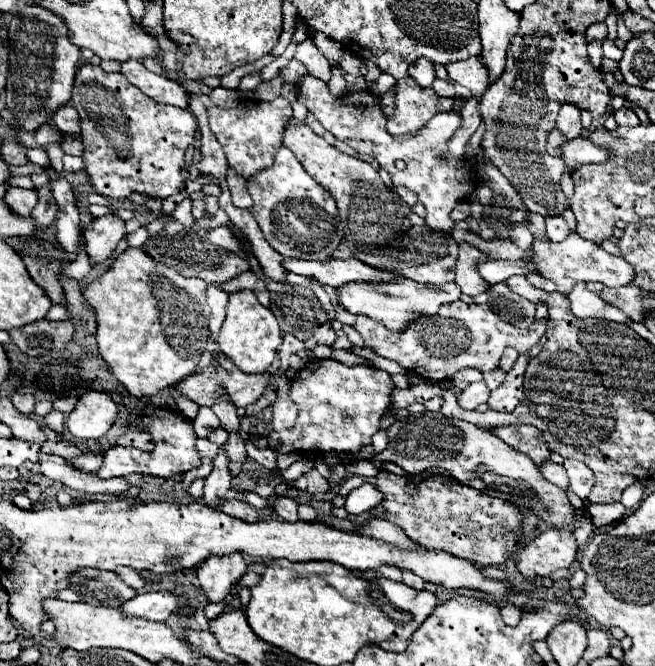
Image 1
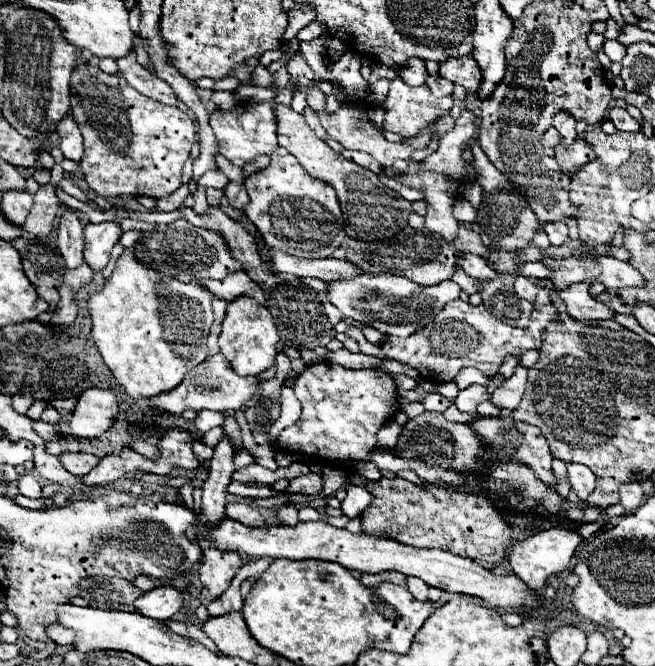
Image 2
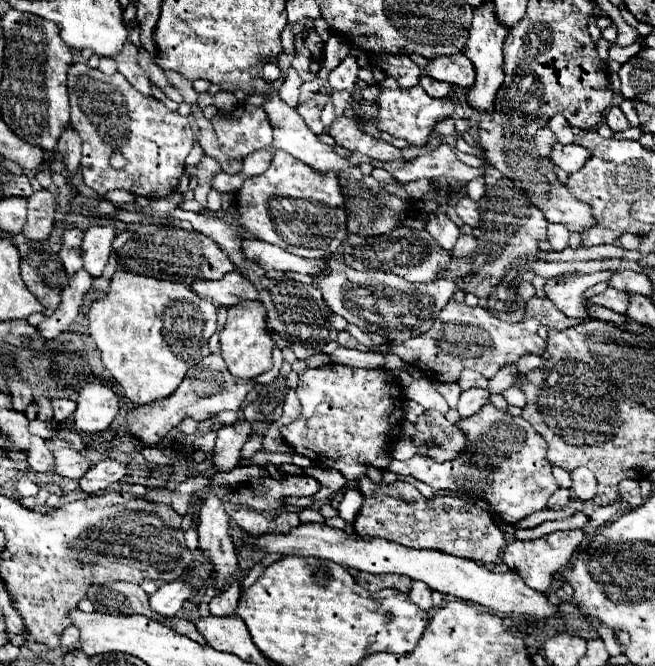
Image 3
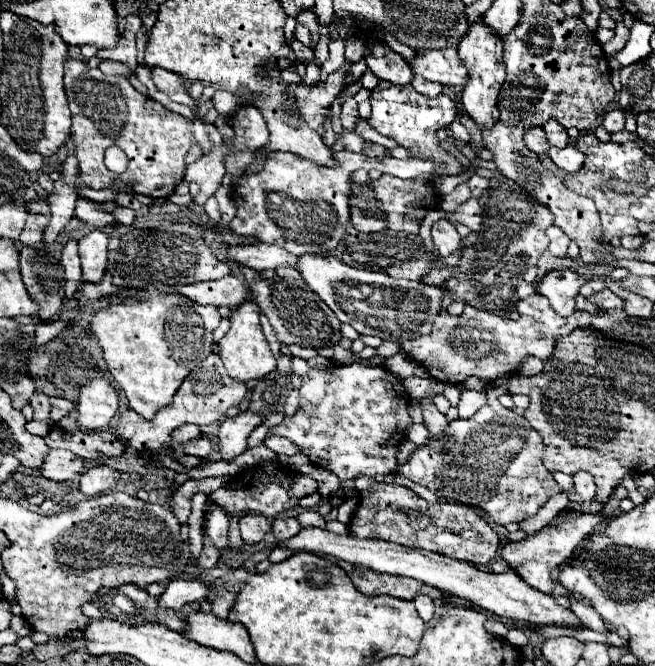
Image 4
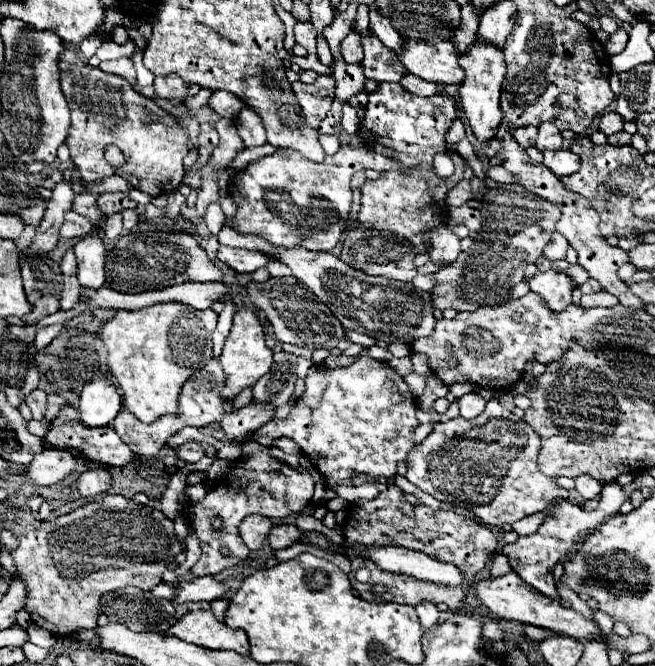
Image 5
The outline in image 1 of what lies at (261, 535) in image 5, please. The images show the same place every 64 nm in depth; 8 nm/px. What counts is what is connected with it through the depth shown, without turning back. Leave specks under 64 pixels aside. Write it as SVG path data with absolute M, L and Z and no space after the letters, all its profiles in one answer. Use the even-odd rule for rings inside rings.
M224 500L220 504L220 510L232 518L240 518L244 522L258 522L260 516L258 516L258 510L252 508L250 504L246 502L240 502L240 500Z

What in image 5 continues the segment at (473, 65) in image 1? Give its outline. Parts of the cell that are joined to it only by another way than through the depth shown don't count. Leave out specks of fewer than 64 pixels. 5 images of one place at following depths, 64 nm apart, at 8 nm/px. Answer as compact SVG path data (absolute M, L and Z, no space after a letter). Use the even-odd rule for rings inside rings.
M404 38L404 52L398 52L396 56L410 74L422 80L436 84L460 84L464 80L456 48L448 40L430 44Z

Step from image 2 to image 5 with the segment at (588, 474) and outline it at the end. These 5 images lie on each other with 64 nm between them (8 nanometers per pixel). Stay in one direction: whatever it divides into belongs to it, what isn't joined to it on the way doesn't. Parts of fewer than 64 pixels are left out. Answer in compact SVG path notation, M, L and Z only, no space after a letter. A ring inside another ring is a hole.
M578 476L576 478L576 490L586 498L586 500L594 500L600 496L602 492L602 484L598 480L594 480L592 476Z

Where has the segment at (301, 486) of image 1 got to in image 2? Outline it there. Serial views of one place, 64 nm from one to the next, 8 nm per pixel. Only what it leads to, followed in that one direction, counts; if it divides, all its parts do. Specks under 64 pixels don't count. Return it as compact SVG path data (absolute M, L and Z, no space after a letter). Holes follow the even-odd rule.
M308 474L308 476L298 476L288 482L286 492L290 494L318 494L322 490L322 478L318 474Z

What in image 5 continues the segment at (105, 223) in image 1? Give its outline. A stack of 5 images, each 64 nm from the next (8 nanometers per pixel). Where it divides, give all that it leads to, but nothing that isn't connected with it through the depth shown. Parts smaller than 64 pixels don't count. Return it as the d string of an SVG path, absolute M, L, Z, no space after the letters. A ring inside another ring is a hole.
M90 234L88 238L78 240L78 244L72 250L78 260L76 278L80 286L98 290L106 282L104 278L104 262L106 262L104 240L98 234Z

